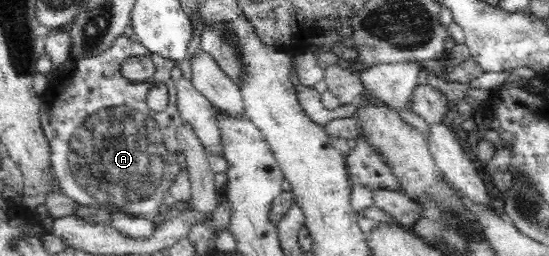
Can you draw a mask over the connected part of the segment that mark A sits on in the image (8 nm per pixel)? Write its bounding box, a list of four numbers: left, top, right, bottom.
[40,32,183,221]

